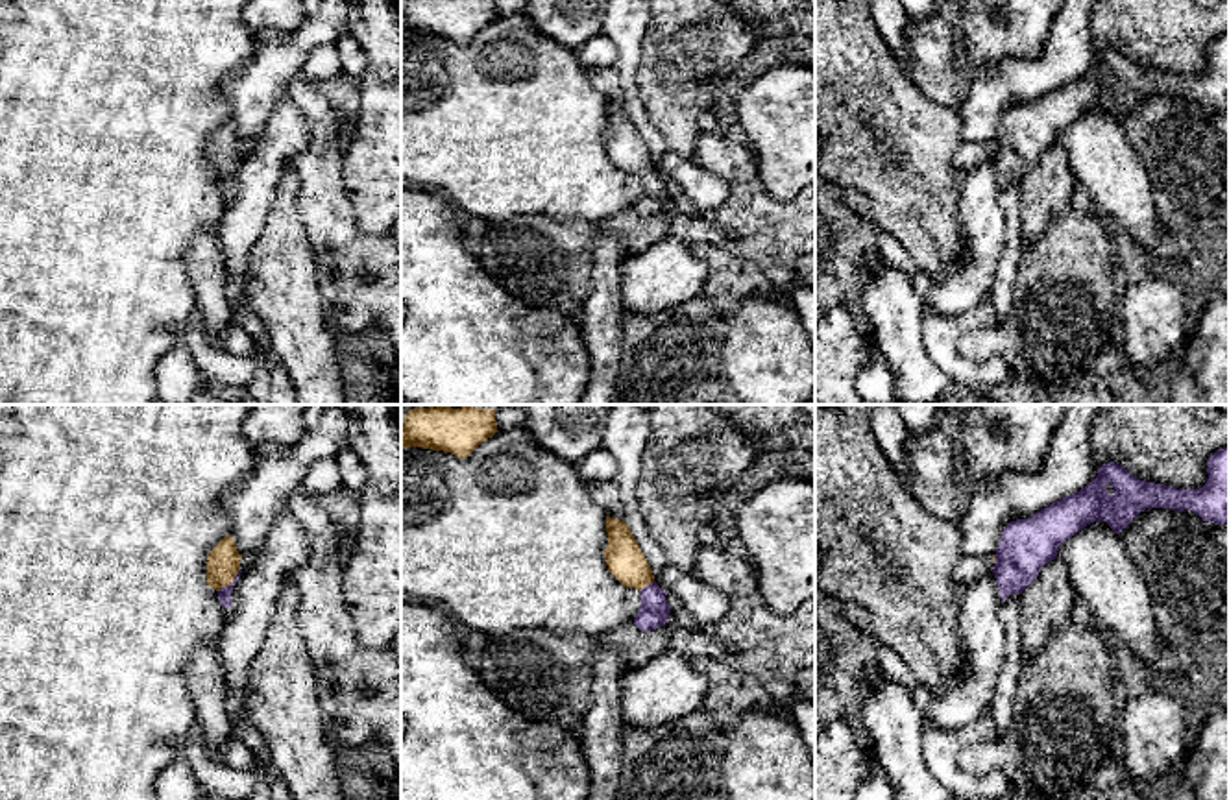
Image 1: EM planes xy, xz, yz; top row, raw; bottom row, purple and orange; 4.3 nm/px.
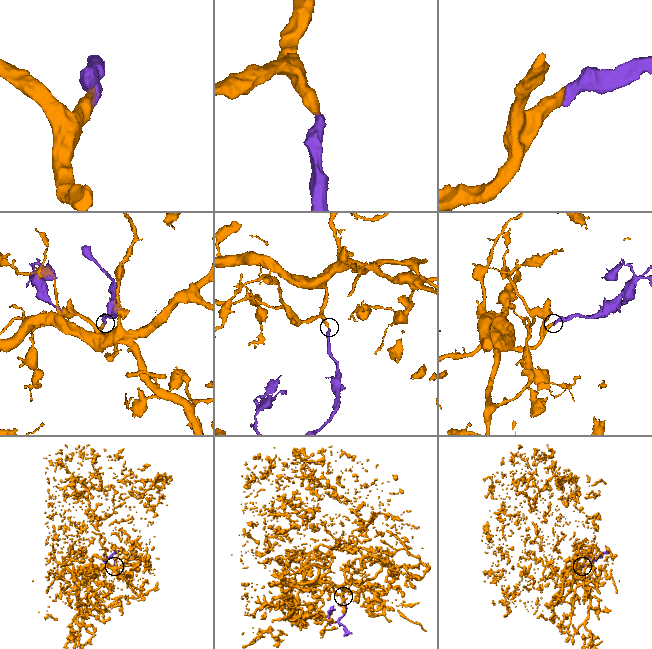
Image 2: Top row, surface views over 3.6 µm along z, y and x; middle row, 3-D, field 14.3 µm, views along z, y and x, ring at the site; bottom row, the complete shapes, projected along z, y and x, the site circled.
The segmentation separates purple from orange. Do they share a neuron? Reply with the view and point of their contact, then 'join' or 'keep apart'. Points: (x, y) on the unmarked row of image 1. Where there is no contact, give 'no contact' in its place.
xy (233, 169) | join

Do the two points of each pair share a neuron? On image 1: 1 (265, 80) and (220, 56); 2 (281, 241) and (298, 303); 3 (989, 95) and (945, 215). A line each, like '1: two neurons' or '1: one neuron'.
1: two neurons
2: one neuron
3: two neurons

